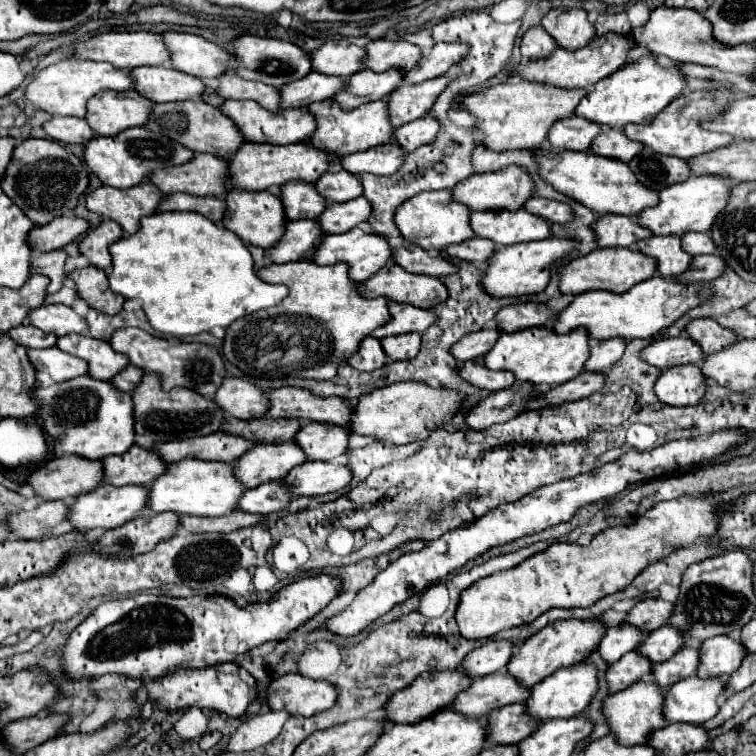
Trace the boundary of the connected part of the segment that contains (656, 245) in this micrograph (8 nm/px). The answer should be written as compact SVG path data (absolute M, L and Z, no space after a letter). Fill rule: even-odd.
M676 235L668 237L648 237L636 243L636 249L652 259L656 259L656 267L664 277L678 277L688 267L692 257L682 251L682 241Z

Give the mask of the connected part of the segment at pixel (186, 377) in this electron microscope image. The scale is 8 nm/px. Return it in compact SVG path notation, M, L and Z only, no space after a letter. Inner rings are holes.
M120 329L108 341L114 351L128 357L130 365L136 365L142 371L152 371L160 375L160 385L164 391L174 387L188 387L196 393L204 395L206 399L214 399L226 371L222 357L216 347L202 345L202 343L186 343L186 341L170 341L164 337L154 337L142 329Z

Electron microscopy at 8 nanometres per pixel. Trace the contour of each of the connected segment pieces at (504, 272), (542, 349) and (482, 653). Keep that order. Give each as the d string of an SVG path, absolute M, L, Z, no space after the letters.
M544 239L544 241L532 241L532 243L516 243L514 247L494 247L494 253L490 257L490 263L486 271L482 273L480 285L488 295L494 297L520 297L520 295L536 295L544 291L550 279L550 265L560 259L562 255L568 255L576 247L574 239Z
M528 327L512 335L502 333L496 345L486 353L484 365L492 371L510 371L514 373L516 381L556 387L576 377L584 369L588 357L590 357L590 347L588 347L586 329L580 327L566 335L556 335L550 327Z
M496 639L488 641L482 647L474 649L462 663L460 671L472 675L472 677L484 677L490 673L504 671L510 657L514 655L514 643L508 639Z

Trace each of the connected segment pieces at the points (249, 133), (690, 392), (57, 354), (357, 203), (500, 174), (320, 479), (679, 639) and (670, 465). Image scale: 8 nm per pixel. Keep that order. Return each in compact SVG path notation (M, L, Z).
M224 101L220 111L224 111L224 115L234 121L244 141L250 141L250 143L270 143L270 145L300 143L308 139L316 129L316 121L306 111L306 107L304 109L280 109L274 113L274 111L260 107L254 101Z
M680 365L670 367L660 373L654 383L654 391L658 399L672 407L696 405L704 397L706 379L696 365Z
M58 347L28 349L28 357L30 357L32 367L38 373L46 371L52 377L52 381L66 381L66 379L88 373L88 367L82 359L68 355L68 353L60 351Z
M352 199L346 203L328 203L324 213L316 219L320 221L320 229L328 233L346 233L354 229L358 223L366 221L372 213L372 205L364 199Z
M512 165L512 167L506 167L496 173L472 175L468 179L464 179L464 183L458 183L452 189L452 199L456 203L466 205L470 211L500 211L500 209L516 211L524 205L524 201L532 195L532 191L534 191L534 183L532 183L530 175L522 167Z
M308 461L296 467L296 471L290 471L284 483L294 497L314 497L340 491L350 483L350 479L352 473L348 467L326 461Z
M664 625L648 635L648 639L638 647L638 653L646 655L652 663L662 663L670 659L676 651L684 647L684 637L676 627Z
M724 429L724 431L716 431L712 435L704 435L704 437L668 441L668 443L664 443L652 451L634 451L632 449L612 463L606 463L606 465L594 467L590 471L582 471L574 477L562 479L558 483L540 487L520 501L500 505L494 511L486 513L484 517L480 517L468 525L462 525L454 531L448 531L446 535L432 541L424 549L414 551L414 553L404 553L402 557L398 557L384 571L380 571L370 585L360 589L356 593L354 601L346 609L324 619L324 629L328 633L332 633L334 637L354 637L354 635L362 633L368 625L372 625L378 617L386 615L394 605L404 603L412 595L420 595L432 583L444 581L448 573L462 569L468 561L480 557L482 553L490 551L492 547L500 547L500 545L506 545L514 539L544 531L552 525L566 523L574 517L574 513L578 509L582 509L590 503L614 499L620 493L624 493L626 487L630 487L630 485L640 485L640 483L646 483L646 481L652 481L658 477L668 477L674 471L684 469L688 465L706 463L714 457L726 455L730 449L744 443L748 437L750 437L750 431L746 431L746 429Z

